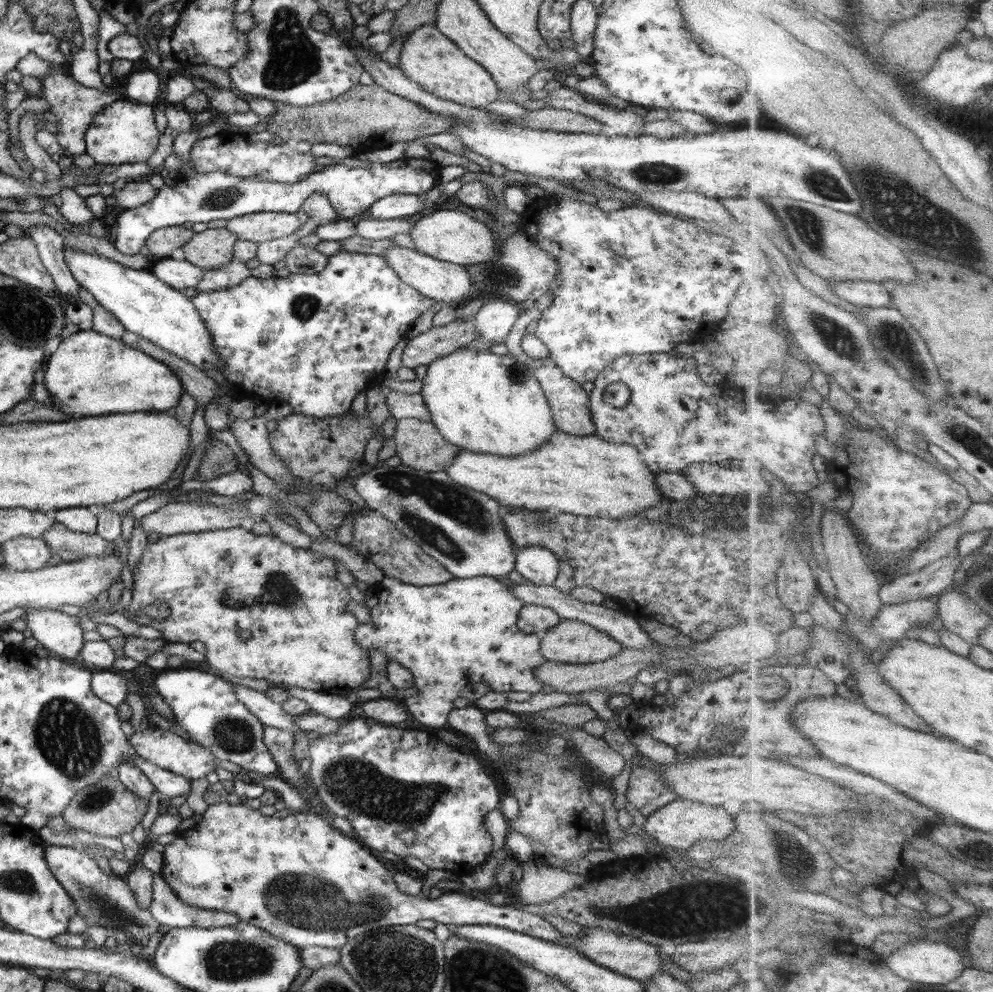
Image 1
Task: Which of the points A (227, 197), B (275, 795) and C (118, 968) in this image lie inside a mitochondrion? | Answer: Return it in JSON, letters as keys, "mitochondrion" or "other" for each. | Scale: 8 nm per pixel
{"A":"mitochondrion","B":"other","C":"other"}

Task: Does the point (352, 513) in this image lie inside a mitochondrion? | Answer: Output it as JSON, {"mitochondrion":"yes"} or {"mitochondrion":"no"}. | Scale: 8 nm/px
{"mitochondrion":"no"}

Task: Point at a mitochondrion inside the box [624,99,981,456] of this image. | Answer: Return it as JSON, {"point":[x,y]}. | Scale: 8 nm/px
{"point":[893,200]}

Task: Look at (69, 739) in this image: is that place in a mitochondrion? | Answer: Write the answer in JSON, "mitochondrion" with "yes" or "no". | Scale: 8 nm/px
{"mitochondrion":"yes"}

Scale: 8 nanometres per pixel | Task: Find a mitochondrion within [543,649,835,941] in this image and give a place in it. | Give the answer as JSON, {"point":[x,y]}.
{"point":[600,913]}

